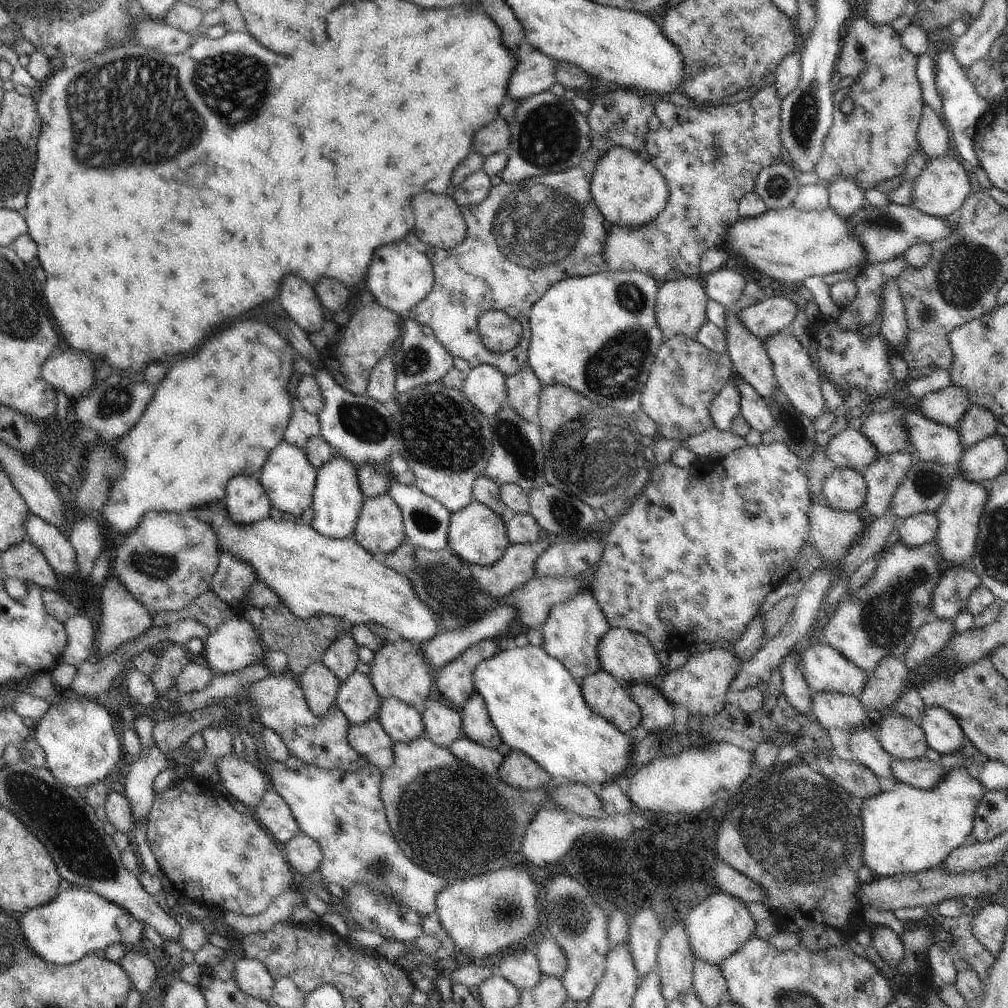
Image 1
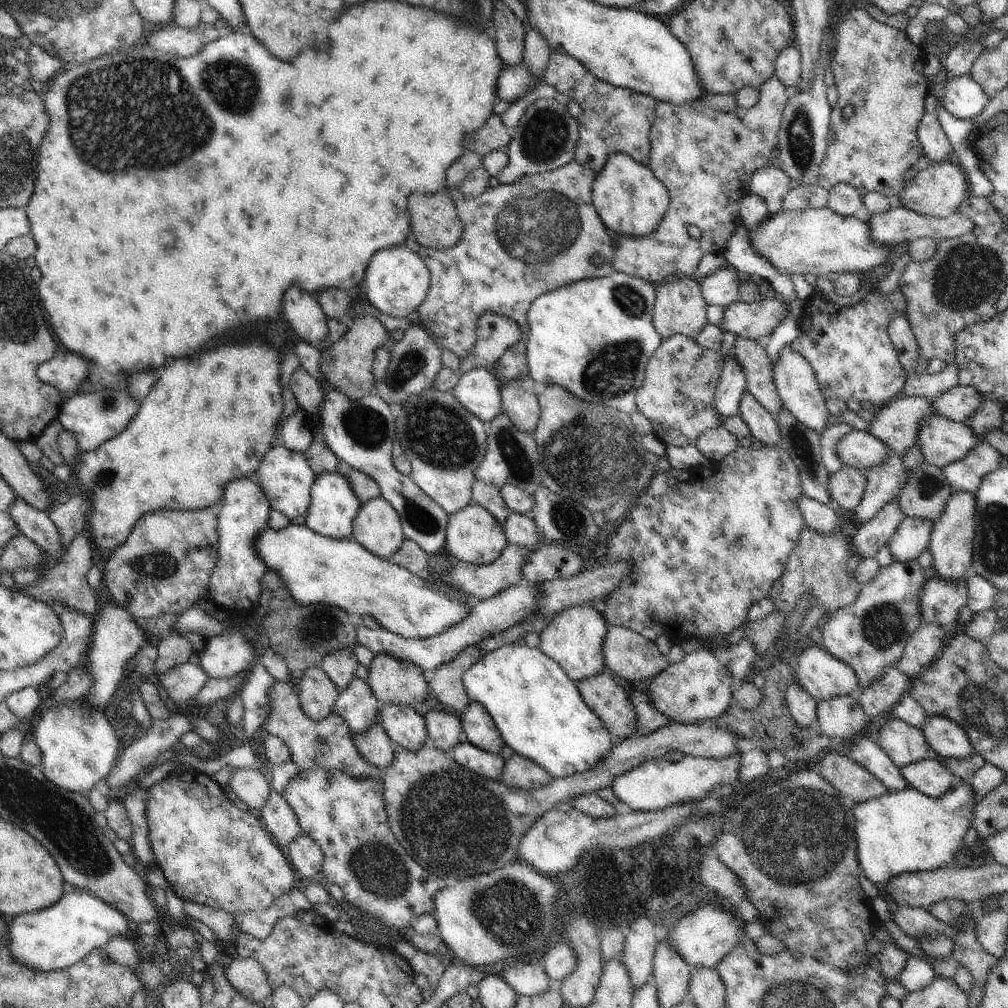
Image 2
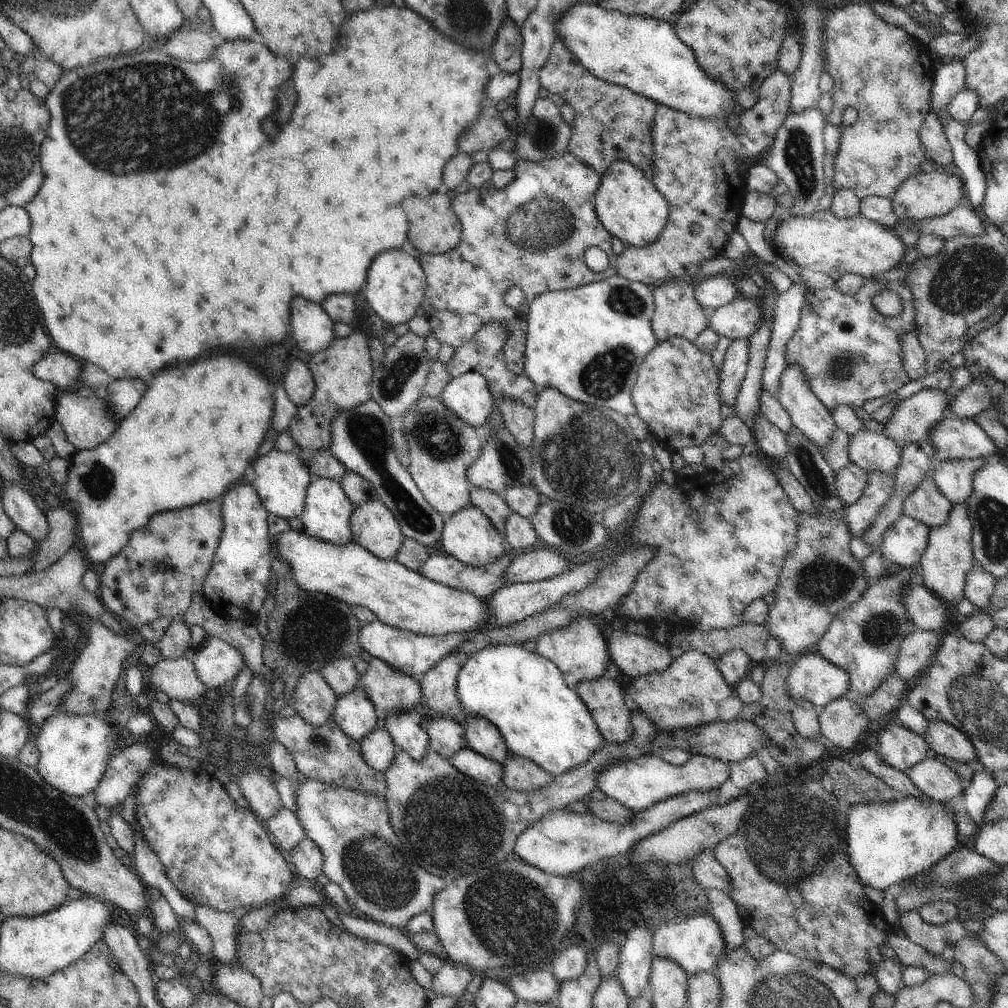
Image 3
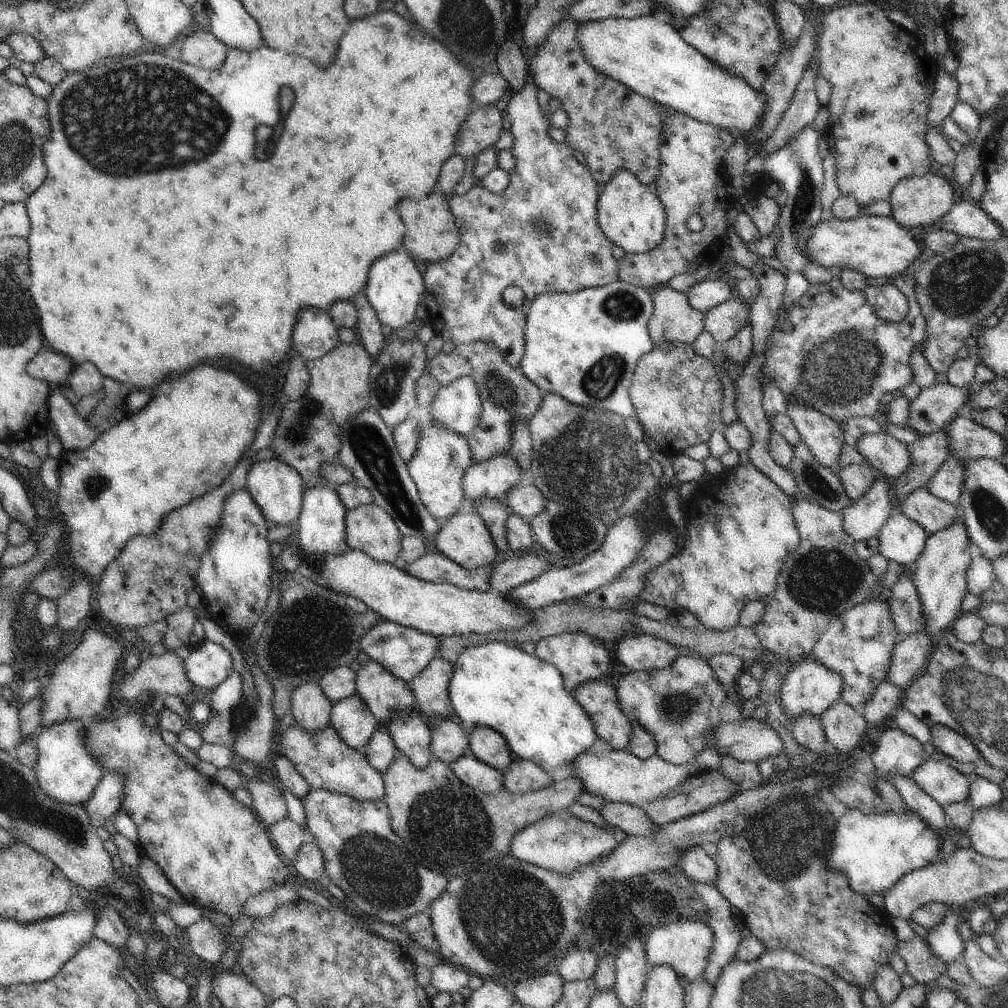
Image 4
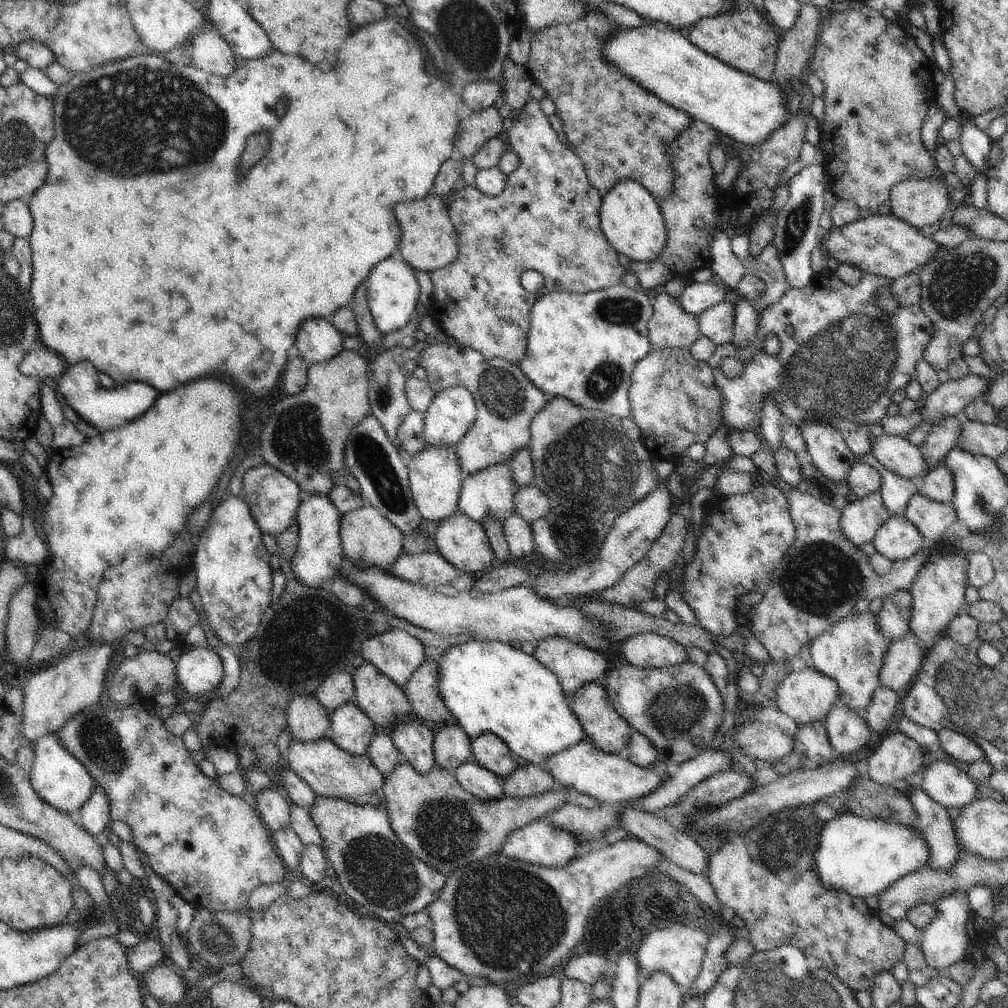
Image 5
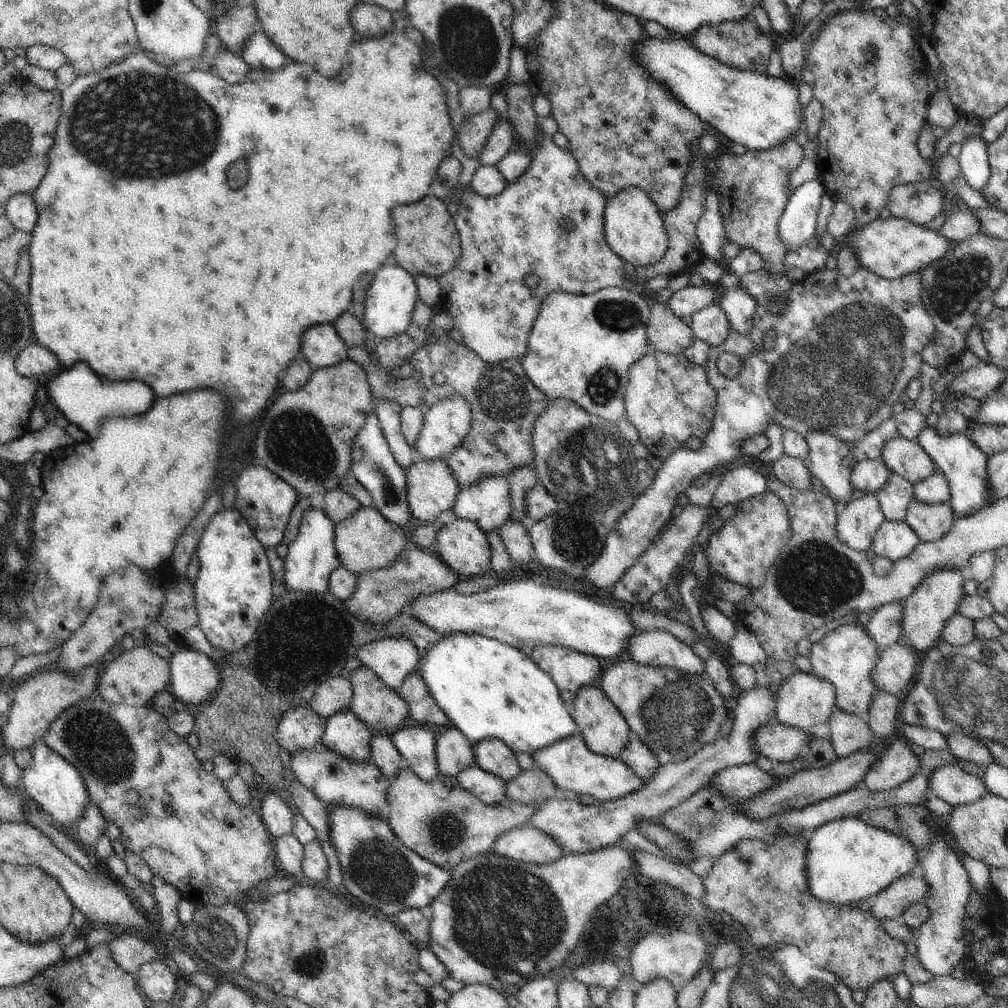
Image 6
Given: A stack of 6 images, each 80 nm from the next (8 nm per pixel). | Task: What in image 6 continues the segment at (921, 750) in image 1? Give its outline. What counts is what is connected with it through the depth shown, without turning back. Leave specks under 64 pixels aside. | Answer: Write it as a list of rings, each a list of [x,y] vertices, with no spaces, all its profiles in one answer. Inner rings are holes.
[[[899,737],[888,745],[867,770],[865,788],[871,791],[892,790],[916,775],[921,766],[918,755],[905,737]]]

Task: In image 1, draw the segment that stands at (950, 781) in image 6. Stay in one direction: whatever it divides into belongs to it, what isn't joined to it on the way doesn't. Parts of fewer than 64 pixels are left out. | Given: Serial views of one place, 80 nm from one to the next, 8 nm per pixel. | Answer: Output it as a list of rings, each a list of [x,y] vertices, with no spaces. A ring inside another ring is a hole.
[[[926,756],[914,760],[893,758],[891,769],[896,781],[924,790],[933,789],[945,775],[941,765]]]

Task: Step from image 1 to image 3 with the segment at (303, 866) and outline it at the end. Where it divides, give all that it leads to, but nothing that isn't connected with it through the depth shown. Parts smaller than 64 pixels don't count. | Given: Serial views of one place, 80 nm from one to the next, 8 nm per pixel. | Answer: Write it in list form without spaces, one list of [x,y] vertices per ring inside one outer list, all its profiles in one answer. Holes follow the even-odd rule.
[[[304,837],[288,855],[297,873],[308,880],[323,879],[323,852],[308,837]]]

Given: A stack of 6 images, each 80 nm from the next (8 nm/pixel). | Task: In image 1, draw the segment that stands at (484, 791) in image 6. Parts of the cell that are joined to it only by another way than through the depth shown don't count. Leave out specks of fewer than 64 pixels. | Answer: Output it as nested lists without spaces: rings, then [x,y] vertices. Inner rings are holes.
[[[464,734],[447,746],[447,749],[456,758],[489,775],[496,775],[503,761],[503,755],[497,749],[473,741]]]

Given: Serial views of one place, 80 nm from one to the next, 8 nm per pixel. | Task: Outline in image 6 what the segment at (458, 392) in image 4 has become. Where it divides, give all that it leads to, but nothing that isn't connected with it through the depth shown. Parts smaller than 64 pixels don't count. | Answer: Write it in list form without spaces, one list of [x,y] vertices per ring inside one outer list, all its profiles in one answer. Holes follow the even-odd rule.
[[[460,393],[433,400],[424,413],[415,448],[427,461],[446,457],[462,444],[471,429],[471,406]]]

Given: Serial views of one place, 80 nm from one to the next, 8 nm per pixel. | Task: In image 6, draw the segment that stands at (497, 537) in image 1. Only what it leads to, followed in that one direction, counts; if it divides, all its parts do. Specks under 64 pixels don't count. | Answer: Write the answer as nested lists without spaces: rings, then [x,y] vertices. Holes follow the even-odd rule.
[[[456,517],[454,522],[443,526],[436,534],[434,551],[460,578],[477,577],[492,571],[490,543],[486,533],[474,521]]]

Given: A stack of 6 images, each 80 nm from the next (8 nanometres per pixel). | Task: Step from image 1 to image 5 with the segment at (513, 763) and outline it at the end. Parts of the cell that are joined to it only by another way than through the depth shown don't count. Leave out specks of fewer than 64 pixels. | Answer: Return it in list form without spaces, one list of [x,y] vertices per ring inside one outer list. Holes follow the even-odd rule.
[[[534,763],[518,765],[512,774],[505,778],[504,792],[511,797],[536,796],[556,788],[556,780],[550,772]]]

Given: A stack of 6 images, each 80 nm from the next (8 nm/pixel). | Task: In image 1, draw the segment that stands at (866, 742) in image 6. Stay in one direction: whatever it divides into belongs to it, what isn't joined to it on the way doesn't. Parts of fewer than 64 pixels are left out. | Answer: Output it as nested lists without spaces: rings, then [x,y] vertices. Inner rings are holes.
[[[834,691],[811,693],[811,697],[811,712],[817,722],[820,723],[827,731],[832,730],[832,728],[850,731],[863,726],[862,721],[866,718],[866,712],[858,697]]]

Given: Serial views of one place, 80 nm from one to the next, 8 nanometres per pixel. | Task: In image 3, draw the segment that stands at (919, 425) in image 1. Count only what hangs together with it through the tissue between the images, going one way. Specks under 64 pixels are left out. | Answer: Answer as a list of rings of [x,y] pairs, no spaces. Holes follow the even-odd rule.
[[[946,414],[926,439],[934,447],[938,464],[952,459],[1000,457],[993,440],[978,423],[952,414]]]

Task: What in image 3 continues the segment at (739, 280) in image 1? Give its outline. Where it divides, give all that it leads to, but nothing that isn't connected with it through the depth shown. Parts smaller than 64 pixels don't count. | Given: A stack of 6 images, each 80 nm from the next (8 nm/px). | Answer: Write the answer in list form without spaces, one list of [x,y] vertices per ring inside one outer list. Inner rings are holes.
[[[726,272],[697,280],[695,284],[695,297],[707,312],[715,311],[738,298],[739,288]]]

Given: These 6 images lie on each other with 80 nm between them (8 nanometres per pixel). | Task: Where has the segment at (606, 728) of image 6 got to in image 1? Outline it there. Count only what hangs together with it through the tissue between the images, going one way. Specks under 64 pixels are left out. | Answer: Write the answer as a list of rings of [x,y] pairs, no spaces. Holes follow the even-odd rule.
[[[602,669],[580,680],[586,704],[596,714],[607,718],[623,733],[636,728],[641,721],[641,708],[622,687],[622,683]]]

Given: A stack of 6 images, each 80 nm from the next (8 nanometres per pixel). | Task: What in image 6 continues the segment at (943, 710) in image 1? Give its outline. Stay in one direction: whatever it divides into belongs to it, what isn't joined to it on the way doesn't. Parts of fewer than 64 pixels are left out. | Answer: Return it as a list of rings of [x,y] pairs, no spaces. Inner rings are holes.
[[[954,731],[947,734],[945,739],[947,740],[947,746],[950,747],[952,754],[958,760],[970,760],[984,770],[993,762],[990,750],[979,740],[973,740],[963,732]]]

